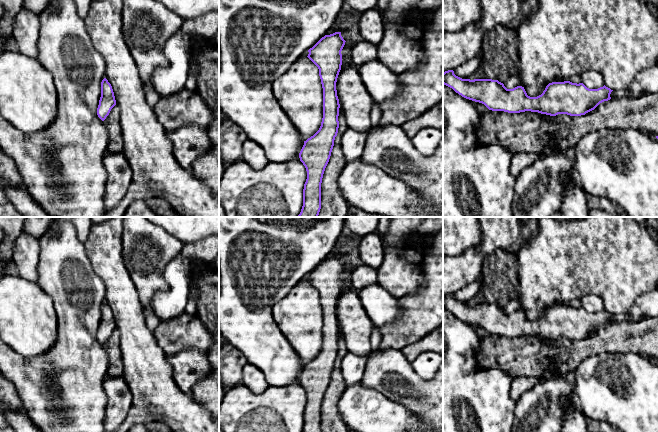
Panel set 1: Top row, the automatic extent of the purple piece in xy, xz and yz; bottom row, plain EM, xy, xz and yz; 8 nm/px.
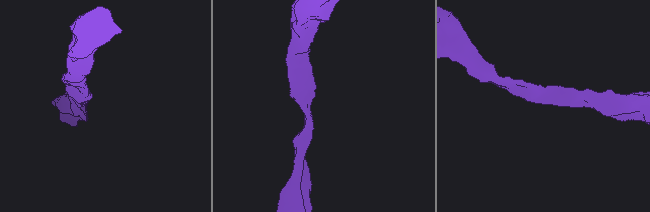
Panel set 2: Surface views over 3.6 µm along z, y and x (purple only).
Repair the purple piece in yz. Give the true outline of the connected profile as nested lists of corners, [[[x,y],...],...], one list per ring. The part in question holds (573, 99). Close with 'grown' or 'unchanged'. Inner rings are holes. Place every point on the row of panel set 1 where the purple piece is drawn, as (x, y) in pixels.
[[[453,70],[443,73],[443,84],[466,99],[484,104],[492,111],[531,111],[550,116],[585,115],[600,103],[610,100],[613,91],[605,85],[598,89],[589,89],[583,83],[564,81],[549,83],[541,95],[530,97],[522,86],[507,89],[498,80],[462,79]]]; unchanged

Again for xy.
[[[106,78],[101,82],[101,97],[97,108],[98,117],[104,121],[111,109],[116,105],[116,100],[111,84]]]; unchanged

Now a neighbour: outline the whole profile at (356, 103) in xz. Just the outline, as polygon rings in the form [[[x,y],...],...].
[[[358,66],[340,70],[336,90],[348,127],[357,132],[368,131],[372,127],[370,112],[375,101],[362,82]]]

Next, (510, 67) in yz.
[[[498,25],[483,37],[483,60],[474,79],[492,79],[504,83],[519,69],[517,33]]]

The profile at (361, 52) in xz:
[[[360,41],[353,44],[351,49],[351,60],[353,65],[359,67],[375,59],[377,59],[377,45],[366,41]]]

